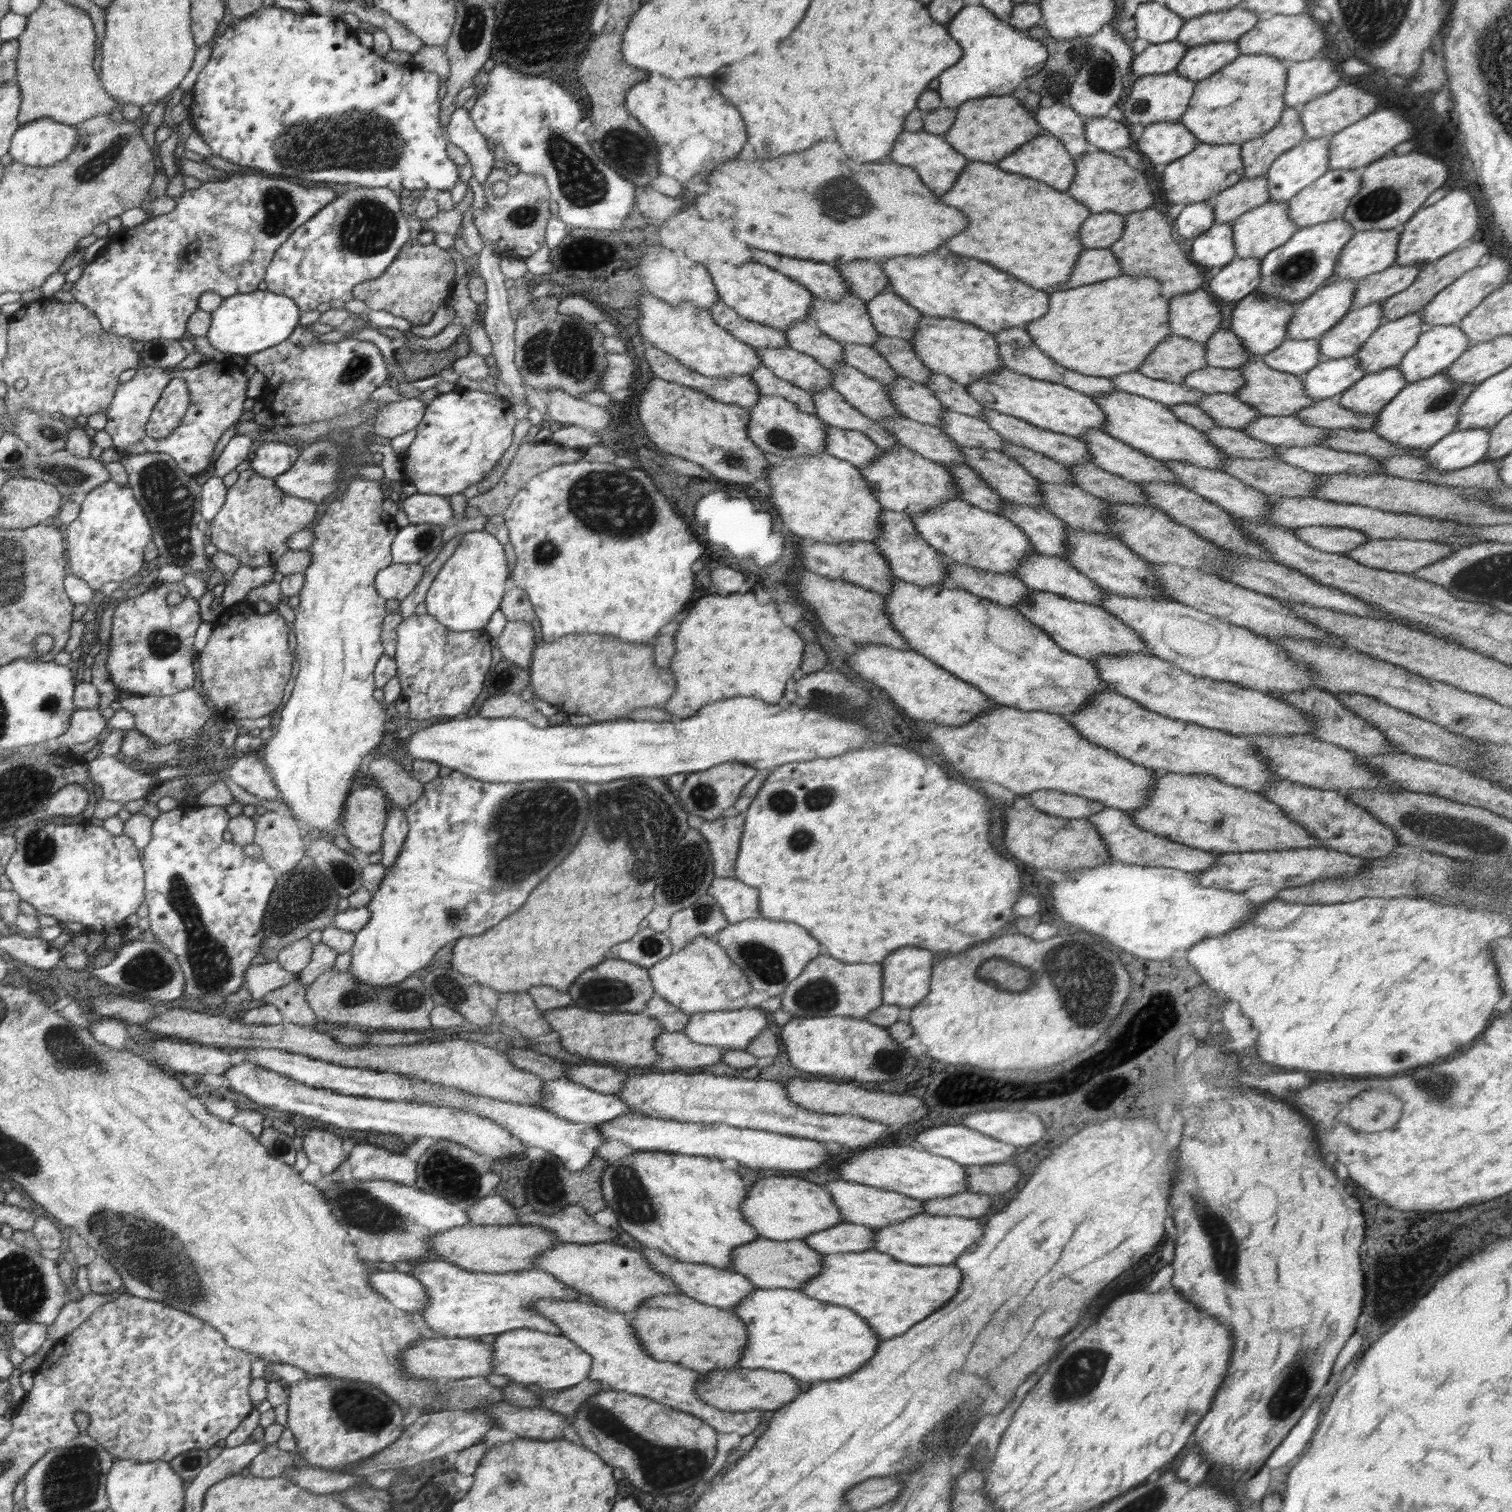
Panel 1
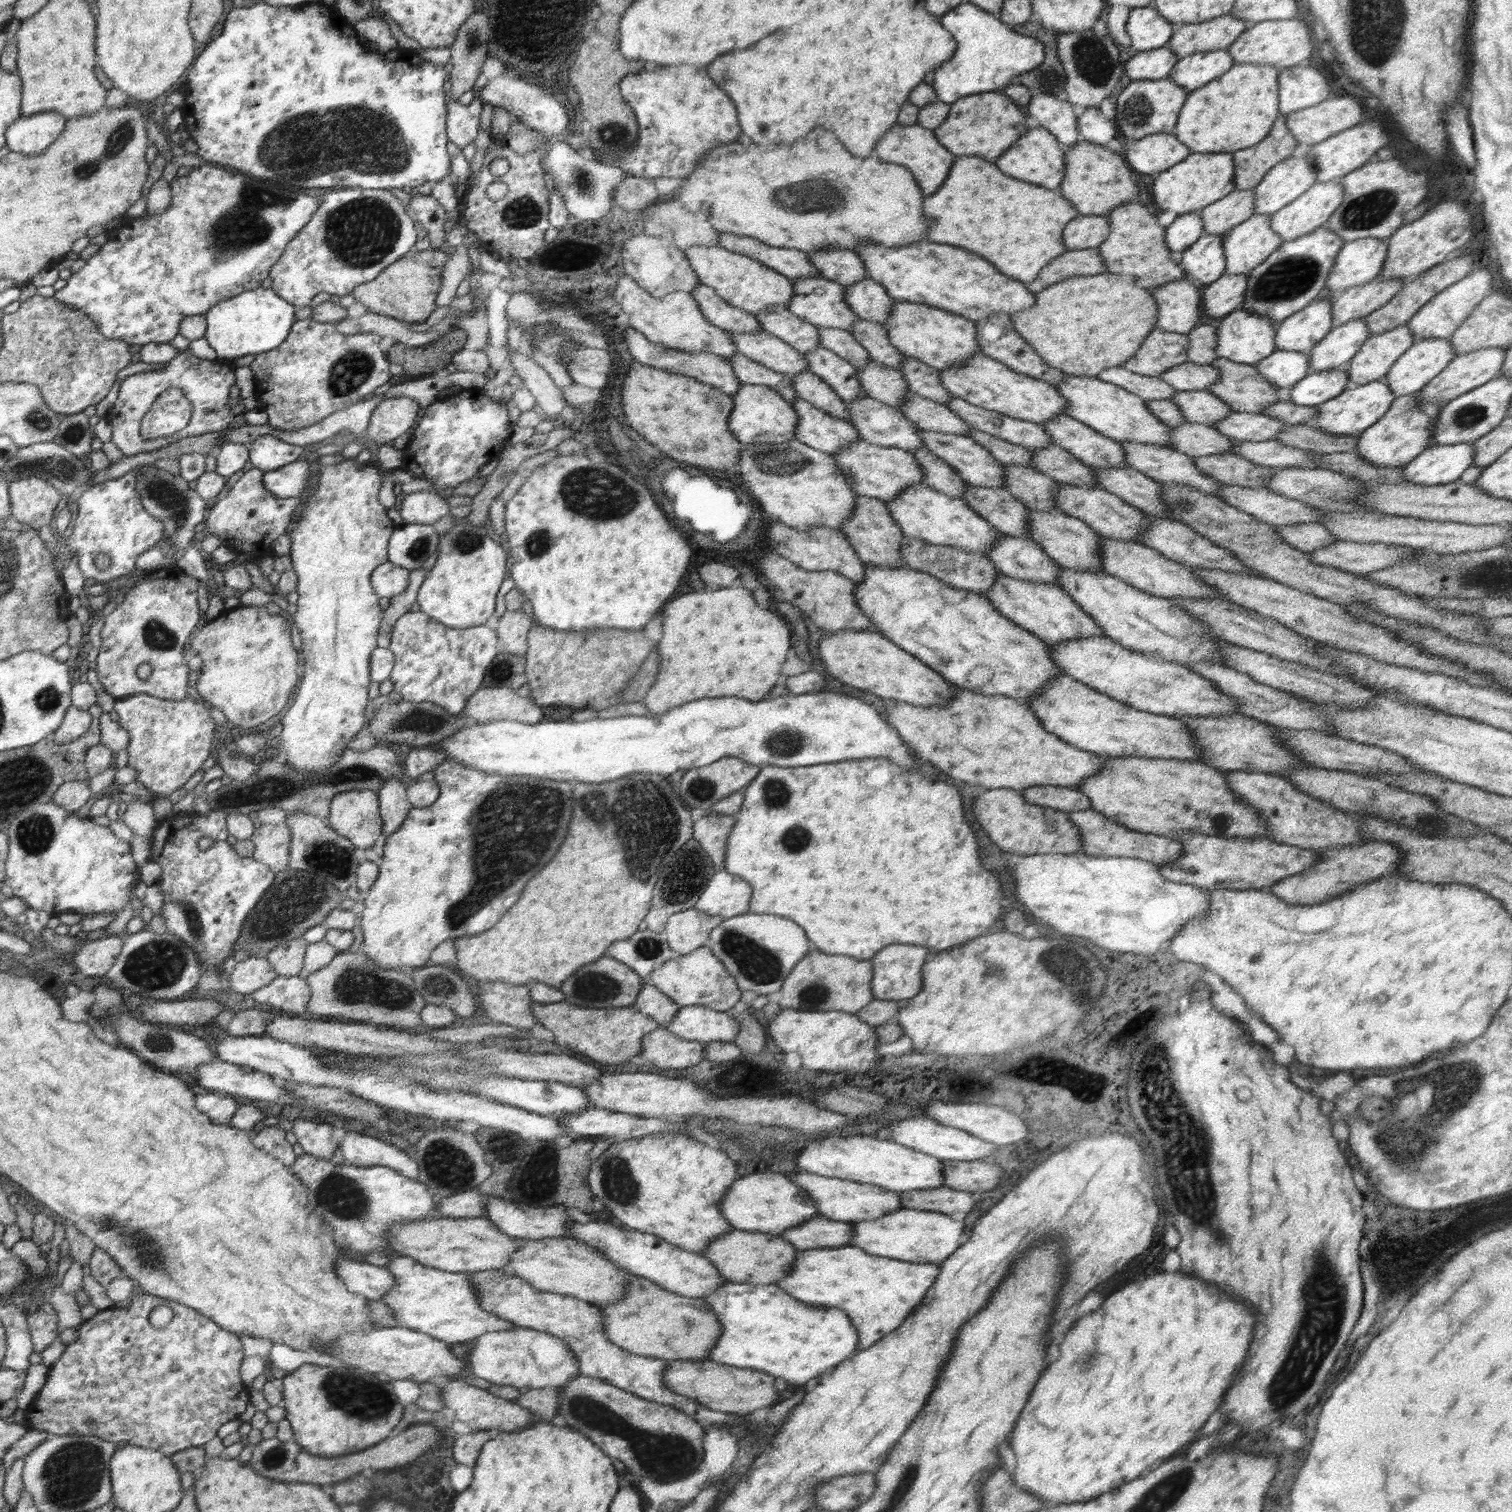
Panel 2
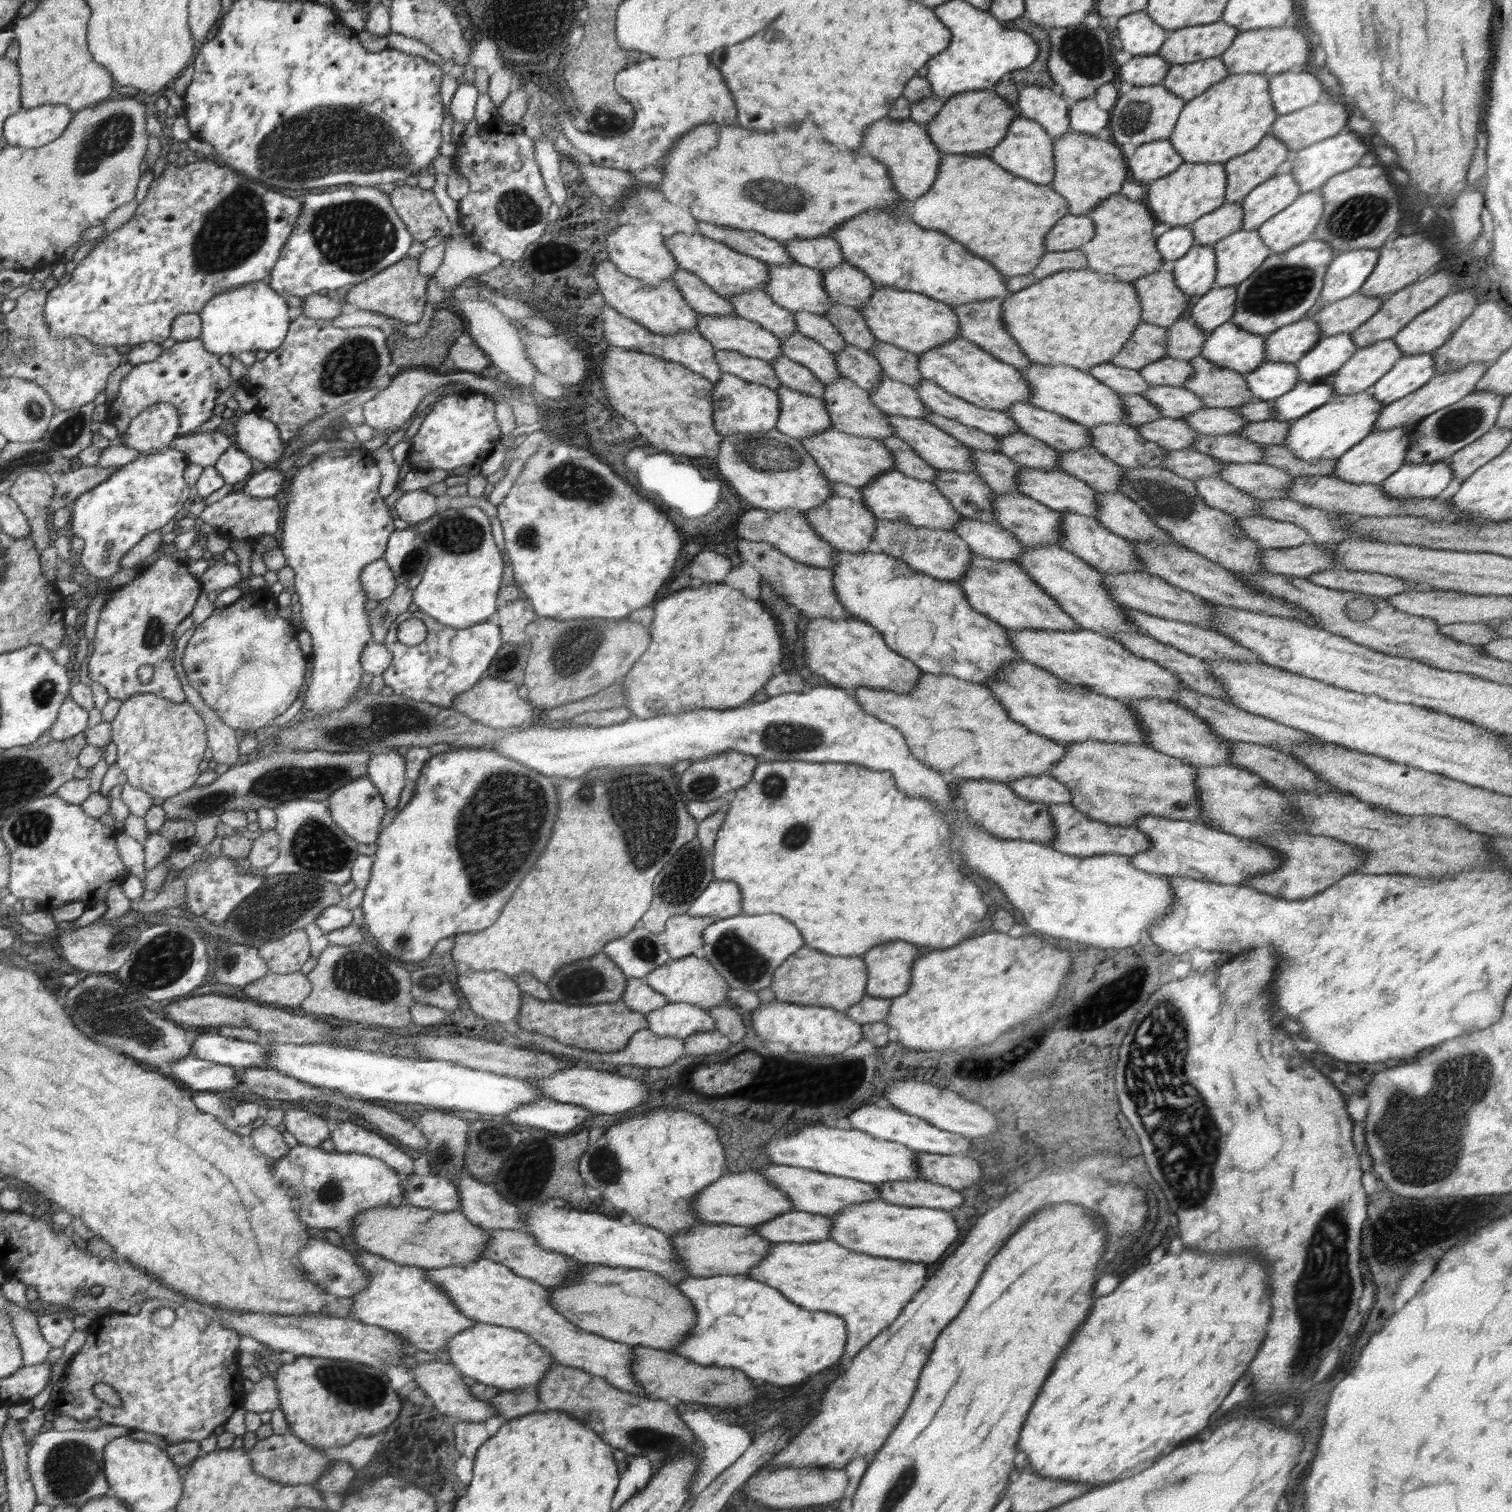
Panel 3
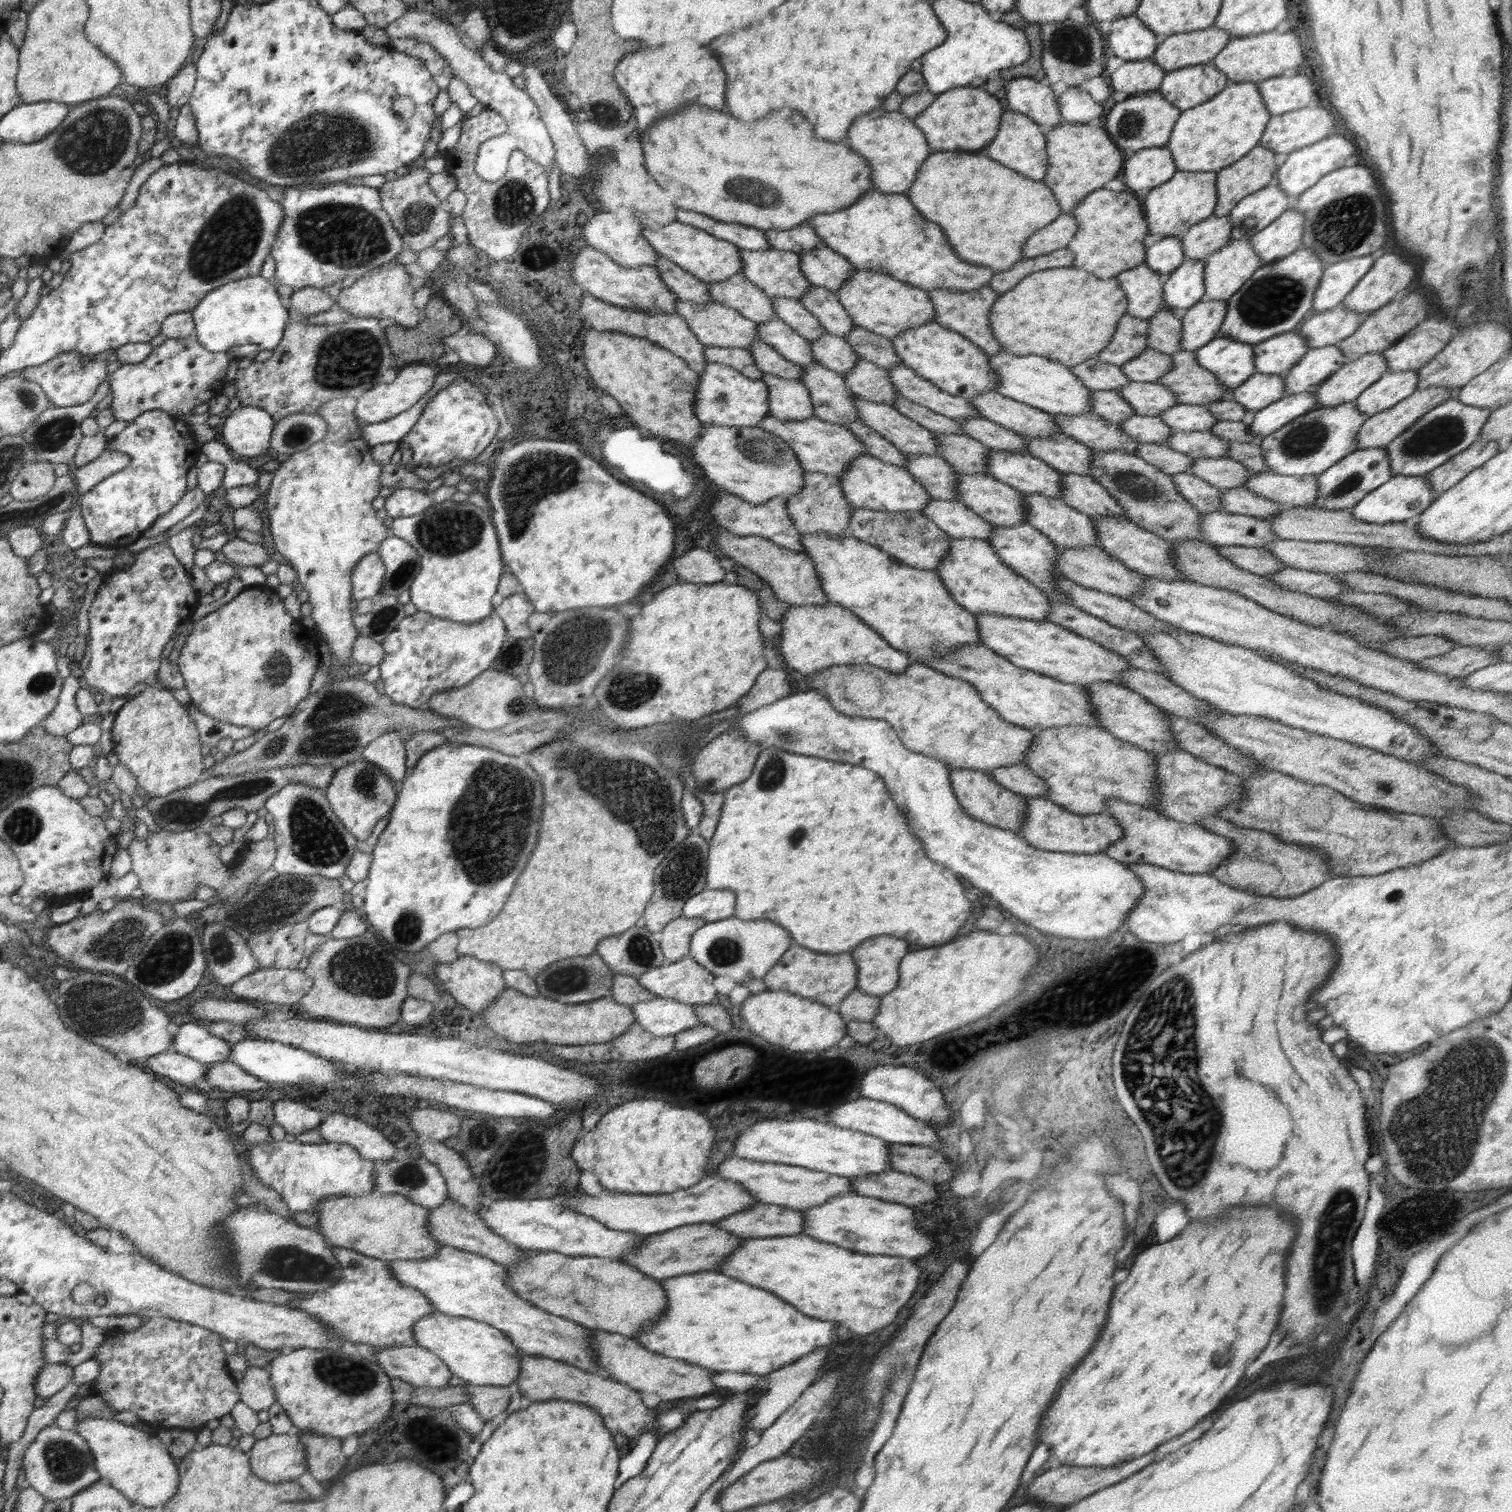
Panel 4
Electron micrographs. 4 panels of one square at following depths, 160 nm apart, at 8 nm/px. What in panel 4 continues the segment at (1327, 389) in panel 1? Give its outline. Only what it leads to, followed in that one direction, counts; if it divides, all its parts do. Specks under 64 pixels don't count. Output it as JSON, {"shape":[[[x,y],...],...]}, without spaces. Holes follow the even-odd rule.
{"shape":[[[1313,389],[1300,394],[1284,395],[1280,400],[1256,412],[1249,432],[1256,436],[1268,436],[1287,422],[1312,410],[1316,397]]]}

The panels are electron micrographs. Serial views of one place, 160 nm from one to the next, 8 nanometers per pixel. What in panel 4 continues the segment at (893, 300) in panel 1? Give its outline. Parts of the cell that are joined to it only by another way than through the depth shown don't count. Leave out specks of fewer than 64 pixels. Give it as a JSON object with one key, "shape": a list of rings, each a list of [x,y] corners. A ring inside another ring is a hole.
{"shape":[[[825,244],[822,247],[804,251],[800,255],[802,271],[811,284],[827,288],[835,294],[856,270],[847,258],[834,252]]]}

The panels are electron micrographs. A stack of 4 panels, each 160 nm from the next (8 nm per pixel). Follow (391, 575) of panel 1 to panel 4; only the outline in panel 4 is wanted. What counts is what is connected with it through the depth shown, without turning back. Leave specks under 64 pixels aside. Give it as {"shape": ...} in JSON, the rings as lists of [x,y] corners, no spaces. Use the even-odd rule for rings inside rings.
{"shape":[[[378,552],[364,556],[352,572],[356,601],[380,598],[379,592],[384,584],[384,576],[386,576],[385,567]]]}

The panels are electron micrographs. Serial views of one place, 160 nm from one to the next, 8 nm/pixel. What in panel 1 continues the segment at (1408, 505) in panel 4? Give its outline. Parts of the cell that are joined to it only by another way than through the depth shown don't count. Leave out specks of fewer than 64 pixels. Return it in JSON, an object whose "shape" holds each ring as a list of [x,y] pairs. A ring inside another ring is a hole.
{"shape":[[[1488,427],[1455,429],[1429,447],[1423,459],[1440,472],[1460,470],[1482,460],[1489,440]]]}

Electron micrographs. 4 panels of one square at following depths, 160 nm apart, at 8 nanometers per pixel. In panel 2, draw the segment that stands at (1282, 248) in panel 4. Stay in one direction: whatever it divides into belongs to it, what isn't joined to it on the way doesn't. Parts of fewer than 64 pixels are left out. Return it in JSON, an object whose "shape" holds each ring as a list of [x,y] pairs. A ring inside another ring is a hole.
{"shape":[[[1341,178],[1315,182],[1309,190],[1271,216],[1271,229],[1283,242],[1296,240],[1318,227],[1344,202]]]}

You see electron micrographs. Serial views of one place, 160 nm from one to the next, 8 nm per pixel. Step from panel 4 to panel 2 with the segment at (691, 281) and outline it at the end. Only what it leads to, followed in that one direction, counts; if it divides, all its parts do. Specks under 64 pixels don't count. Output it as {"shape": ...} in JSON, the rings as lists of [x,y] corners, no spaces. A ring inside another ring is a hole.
{"shape":[[[700,283],[690,293],[698,301],[703,315],[717,327],[740,334],[762,331],[762,323],[756,316],[728,304],[715,289]]]}

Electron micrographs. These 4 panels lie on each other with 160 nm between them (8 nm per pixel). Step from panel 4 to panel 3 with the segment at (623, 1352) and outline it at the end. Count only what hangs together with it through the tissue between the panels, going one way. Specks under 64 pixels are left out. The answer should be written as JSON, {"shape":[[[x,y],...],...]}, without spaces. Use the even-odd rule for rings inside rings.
{"shape":[[[631,1345],[635,1351],[635,1380],[642,1385],[649,1398],[666,1399],[676,1396],[684,1402],[699,1402],[719,1407],[750,1404],[758,1392],[752,1386],[752,1378],[746,1372],[734,1368],[701,1365],[672,1351]]]}

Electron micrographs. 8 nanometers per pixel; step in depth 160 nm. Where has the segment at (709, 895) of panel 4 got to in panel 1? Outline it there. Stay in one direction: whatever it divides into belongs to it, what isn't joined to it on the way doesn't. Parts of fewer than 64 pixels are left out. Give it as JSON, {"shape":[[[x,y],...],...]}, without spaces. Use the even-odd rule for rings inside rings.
{"shape":[[[736,876],[716,879],[707,894],[715,897],[719,907],[732,923],[757,919],[761,916],[759,889],[744,884],[744,881]]]}

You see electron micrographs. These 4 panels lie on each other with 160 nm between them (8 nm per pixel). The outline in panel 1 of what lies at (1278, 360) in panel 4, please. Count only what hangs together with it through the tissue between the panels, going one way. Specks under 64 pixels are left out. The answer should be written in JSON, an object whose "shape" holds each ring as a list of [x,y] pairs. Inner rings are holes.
{"shape":[[[1338,278],[1303,300],[1287,324],[1287,339],[1320,341],[1351,310],[1358,283],[1359,279]]]}

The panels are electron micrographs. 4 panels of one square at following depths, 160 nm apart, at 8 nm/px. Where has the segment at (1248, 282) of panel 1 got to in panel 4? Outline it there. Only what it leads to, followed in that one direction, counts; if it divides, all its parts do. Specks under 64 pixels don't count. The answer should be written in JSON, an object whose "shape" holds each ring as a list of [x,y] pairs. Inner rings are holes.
{"shape":[[[1203,299],[1181,312],[1181,350],[1196,351],[1217,338],[1227,310],[1226,300]]]}

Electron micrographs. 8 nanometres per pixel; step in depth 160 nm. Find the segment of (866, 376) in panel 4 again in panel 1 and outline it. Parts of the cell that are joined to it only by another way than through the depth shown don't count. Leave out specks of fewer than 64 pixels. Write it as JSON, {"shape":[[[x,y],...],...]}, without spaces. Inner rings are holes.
{"shape":[[[948,409],[941,414],[941,431],[962,447],[1002,450],[1007,442],[982,418]]]}

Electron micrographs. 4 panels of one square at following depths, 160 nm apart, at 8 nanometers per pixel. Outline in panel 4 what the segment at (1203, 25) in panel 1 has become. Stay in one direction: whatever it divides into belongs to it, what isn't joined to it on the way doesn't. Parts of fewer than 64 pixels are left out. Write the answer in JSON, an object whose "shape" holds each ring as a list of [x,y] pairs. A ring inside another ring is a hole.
{"shape":[[[1215,25],[1192,32],[1180,32],[1161,38],[1149,59],[1170,73],[1188,66],[1211,63],[1231,39],[1228,32]]]}

